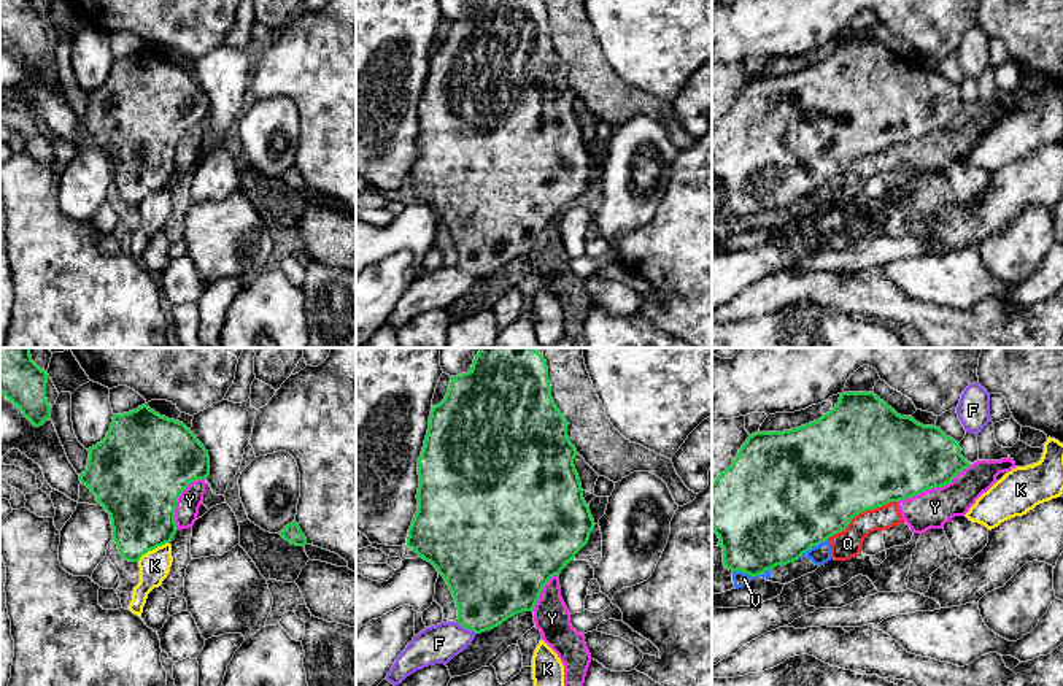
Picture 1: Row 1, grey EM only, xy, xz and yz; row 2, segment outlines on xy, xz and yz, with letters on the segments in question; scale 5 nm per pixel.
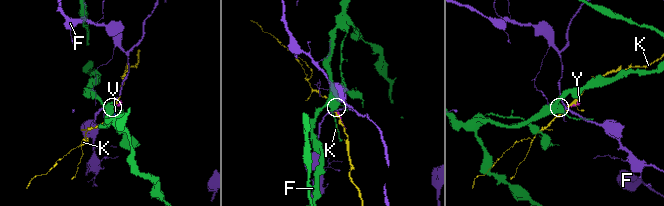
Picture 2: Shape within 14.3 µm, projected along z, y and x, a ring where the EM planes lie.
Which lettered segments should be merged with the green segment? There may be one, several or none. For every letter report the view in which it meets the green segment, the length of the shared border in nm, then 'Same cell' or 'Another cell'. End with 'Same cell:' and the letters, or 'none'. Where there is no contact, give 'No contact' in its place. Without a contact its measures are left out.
F: Touches green in xz. Shared border 130 nm. Another cell
K: Touches green in xy. Shared border 190 nm. Another cell
Q: Touches green in yz. Shared border 400 nm. Another cell
V: Touches green in yz. Shared border 180 nm. Another cell
Y: Touches green in yz. Shared border 420 nm. Another cell
Same cell: none

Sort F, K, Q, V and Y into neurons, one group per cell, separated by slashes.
F / K / Q V Y

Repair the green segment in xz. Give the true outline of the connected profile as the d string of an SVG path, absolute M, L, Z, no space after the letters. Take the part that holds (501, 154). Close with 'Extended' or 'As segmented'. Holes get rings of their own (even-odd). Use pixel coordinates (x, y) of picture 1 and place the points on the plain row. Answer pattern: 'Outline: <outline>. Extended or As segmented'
Outline: M475 0L467 17L451 21L445 43L432 51L418 103L418 156L407 191L445 222L458 252L456 267L481 278L508 262L534 256L548 224L588 187L594 164L574 110L567 65L551 43L543 0Z. As segmented

